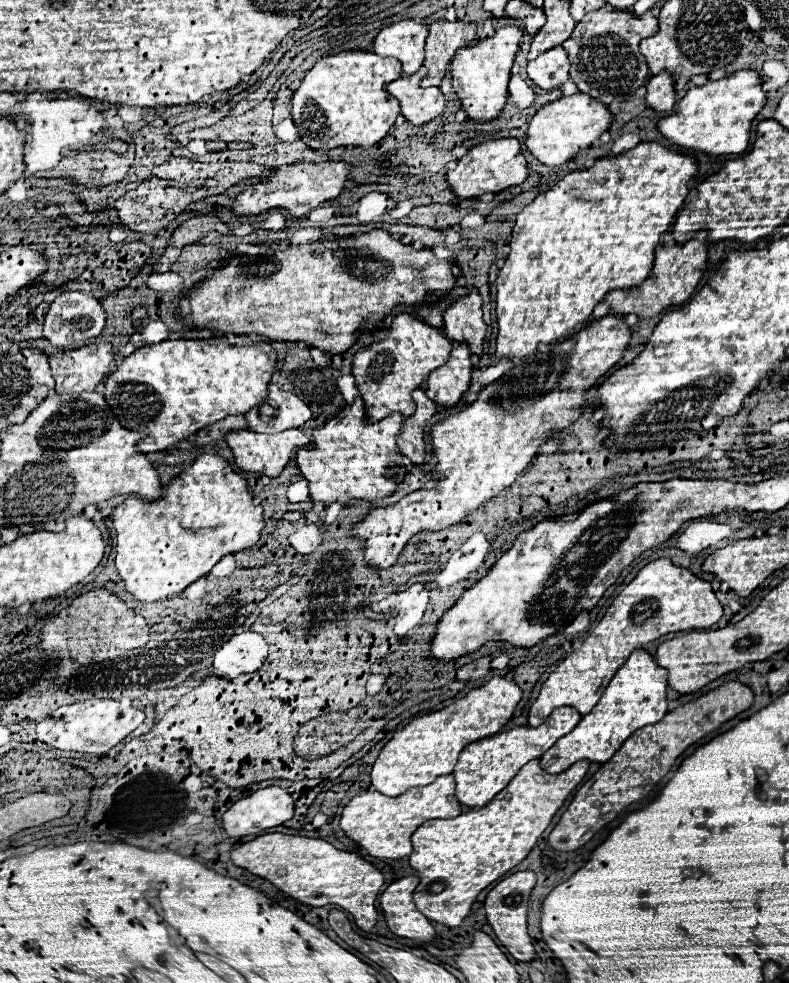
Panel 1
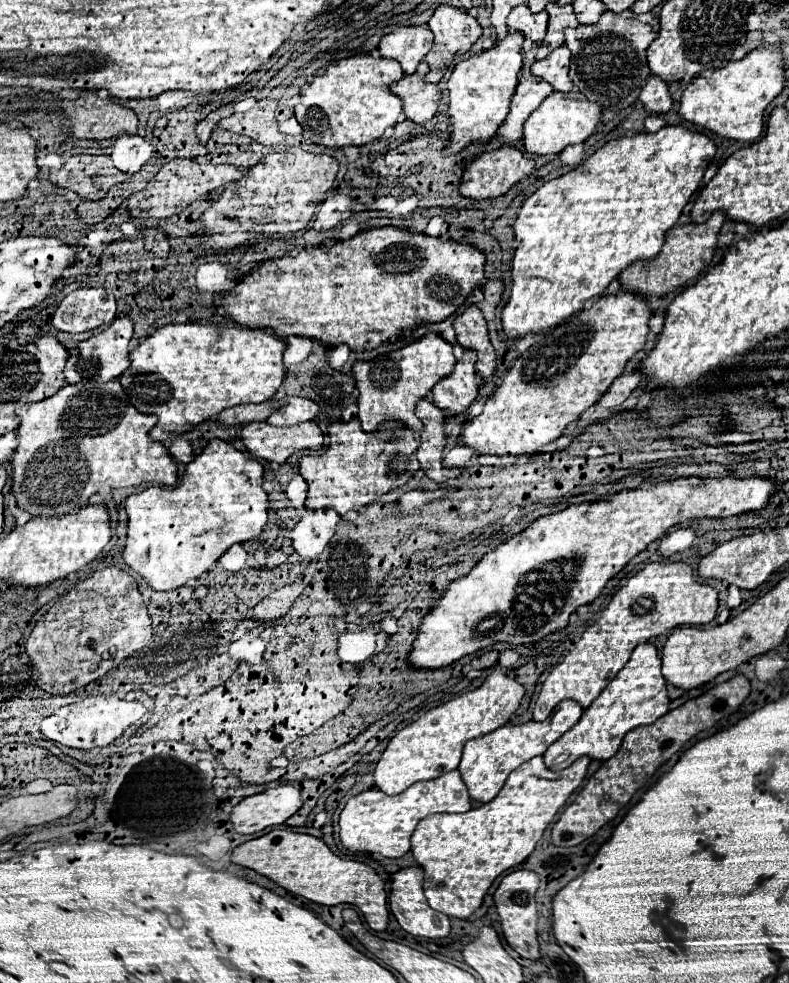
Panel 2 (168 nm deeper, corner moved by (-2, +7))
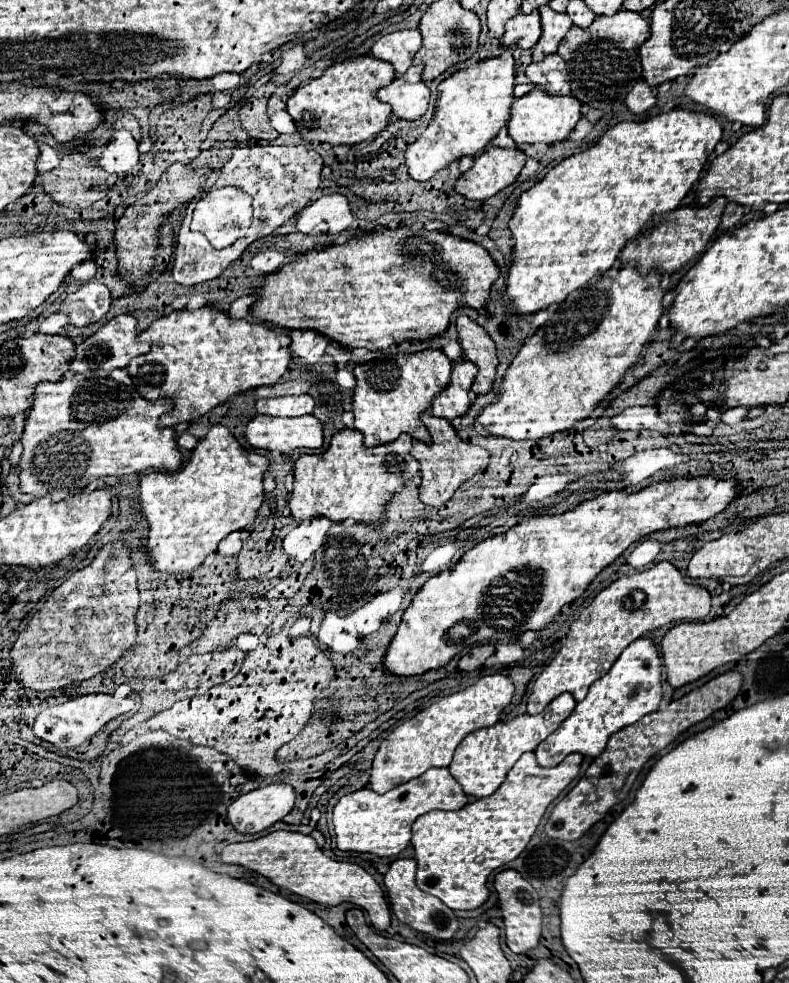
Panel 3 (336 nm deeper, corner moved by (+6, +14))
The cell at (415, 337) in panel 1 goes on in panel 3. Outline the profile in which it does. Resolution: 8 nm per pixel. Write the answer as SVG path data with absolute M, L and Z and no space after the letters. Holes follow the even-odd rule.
M435 348L415 352L409 356L397 354L391 358L371 360L367 364L359 364L353 372L357 378L357 386L353 392L353 414L355 428L365 436L363 446L373 448L379 444L387 444L401 434L411 434L419 442L431 442L429 432L421 422L421 414L429 410L433 398L447 388L451 380L453 362Z

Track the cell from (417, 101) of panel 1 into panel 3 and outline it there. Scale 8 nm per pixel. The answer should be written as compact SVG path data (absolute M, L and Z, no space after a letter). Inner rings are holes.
M411 66L405 74L397 76L389 86L377 92L377 98L391 106L393 116L417 120L427 112L429 88L421 80L421 72L423 66Z

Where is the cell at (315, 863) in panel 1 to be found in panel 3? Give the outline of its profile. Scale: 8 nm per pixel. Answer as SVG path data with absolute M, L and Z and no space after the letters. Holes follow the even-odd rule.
M277 830L257 840L229 844L221 852L221 860L225 864L237 864L251 872L257 872L269 878L273 884L287 888L293 894L303 896L323 906L337 906L343 902L357 904L358 908L369 915L373 928L379 932L387 930L387 926L391 924L391 912L389 912L389 922L387 922L387 902L385 902L385 894L381 886L359 864L335 862L327 858L311 836L305 836L299 832Z

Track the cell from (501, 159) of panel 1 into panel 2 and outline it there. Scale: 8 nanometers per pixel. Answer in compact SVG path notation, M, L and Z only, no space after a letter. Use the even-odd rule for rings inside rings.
M499 147L493 151L485 151L475 157L463 171L463 179L459 185L459 193L471 199L491 199L507 193L519 179L527 177L535 167L535 161L525 159L525 155L515 147Z

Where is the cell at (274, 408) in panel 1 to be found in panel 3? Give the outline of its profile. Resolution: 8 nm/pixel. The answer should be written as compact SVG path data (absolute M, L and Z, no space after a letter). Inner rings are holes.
M309 394L257 400L257 412L267 416L305 416L313 414L313 406L315 400Z

